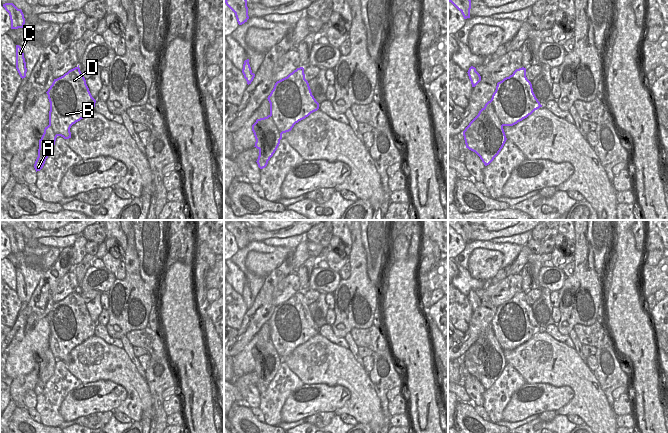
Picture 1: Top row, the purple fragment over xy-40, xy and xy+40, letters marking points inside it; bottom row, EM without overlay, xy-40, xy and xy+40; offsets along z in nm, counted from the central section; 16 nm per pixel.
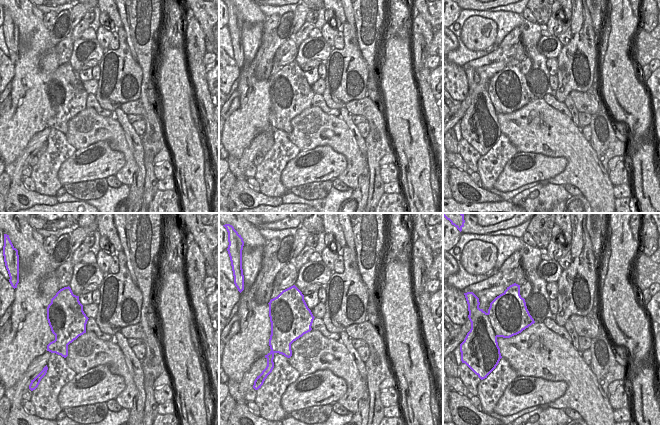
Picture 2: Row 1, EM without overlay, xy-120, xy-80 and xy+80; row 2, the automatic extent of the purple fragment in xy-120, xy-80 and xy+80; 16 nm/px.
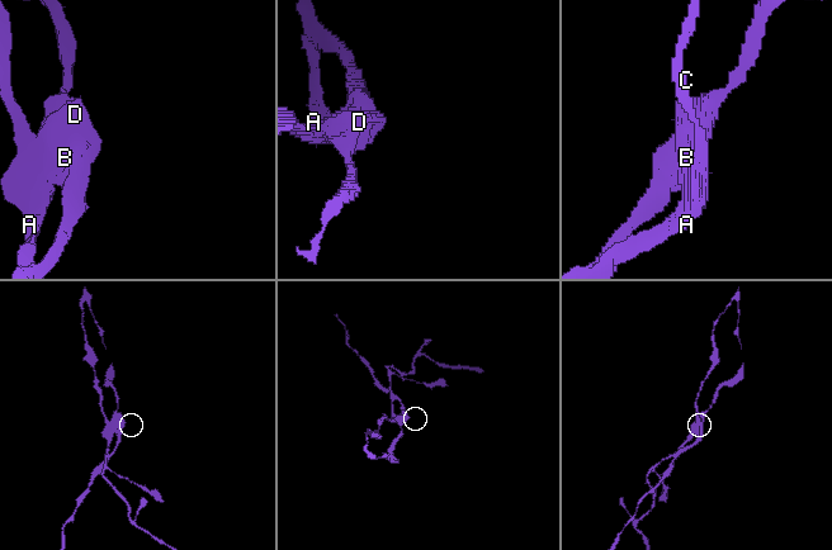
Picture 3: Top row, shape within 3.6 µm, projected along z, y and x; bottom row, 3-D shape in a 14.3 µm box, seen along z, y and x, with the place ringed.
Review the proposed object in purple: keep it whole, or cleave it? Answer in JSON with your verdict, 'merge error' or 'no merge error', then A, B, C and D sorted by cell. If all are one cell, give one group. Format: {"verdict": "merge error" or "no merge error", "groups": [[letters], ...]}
{"verdict": "merge error", "groups": [["A", "C"], ["B", "D"]]}

